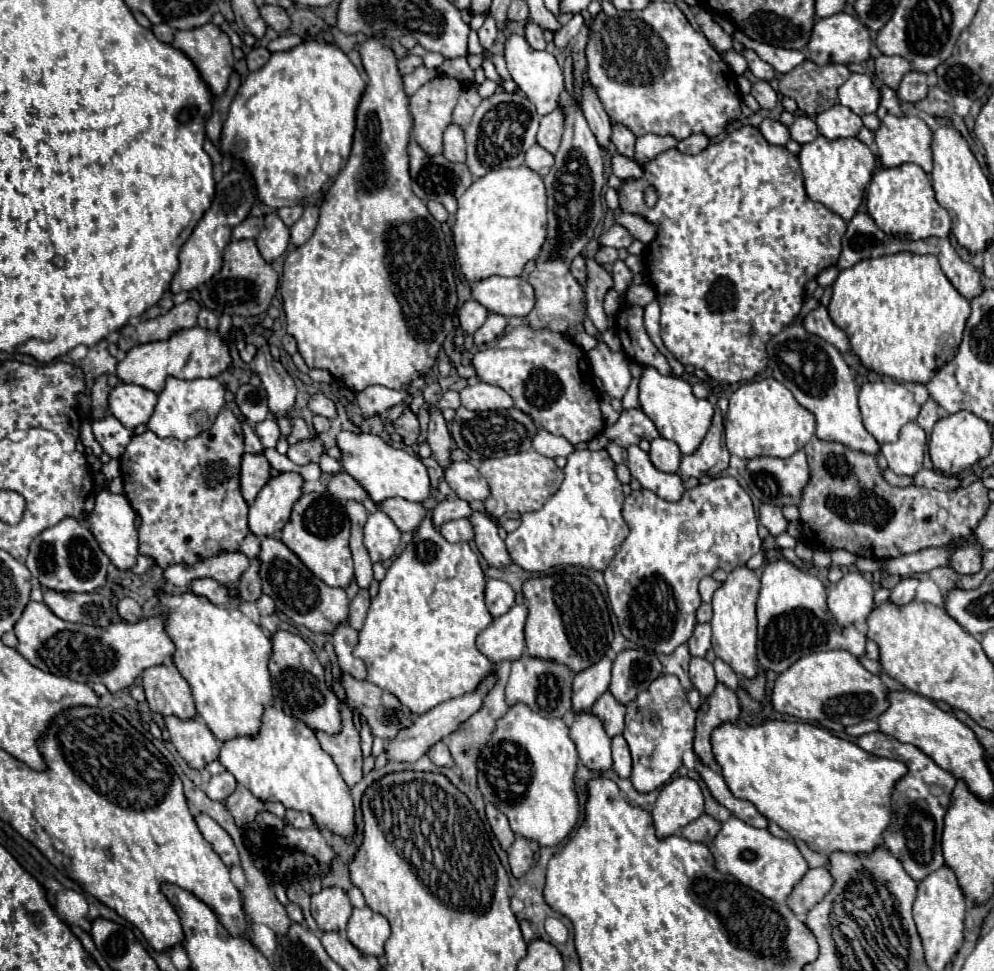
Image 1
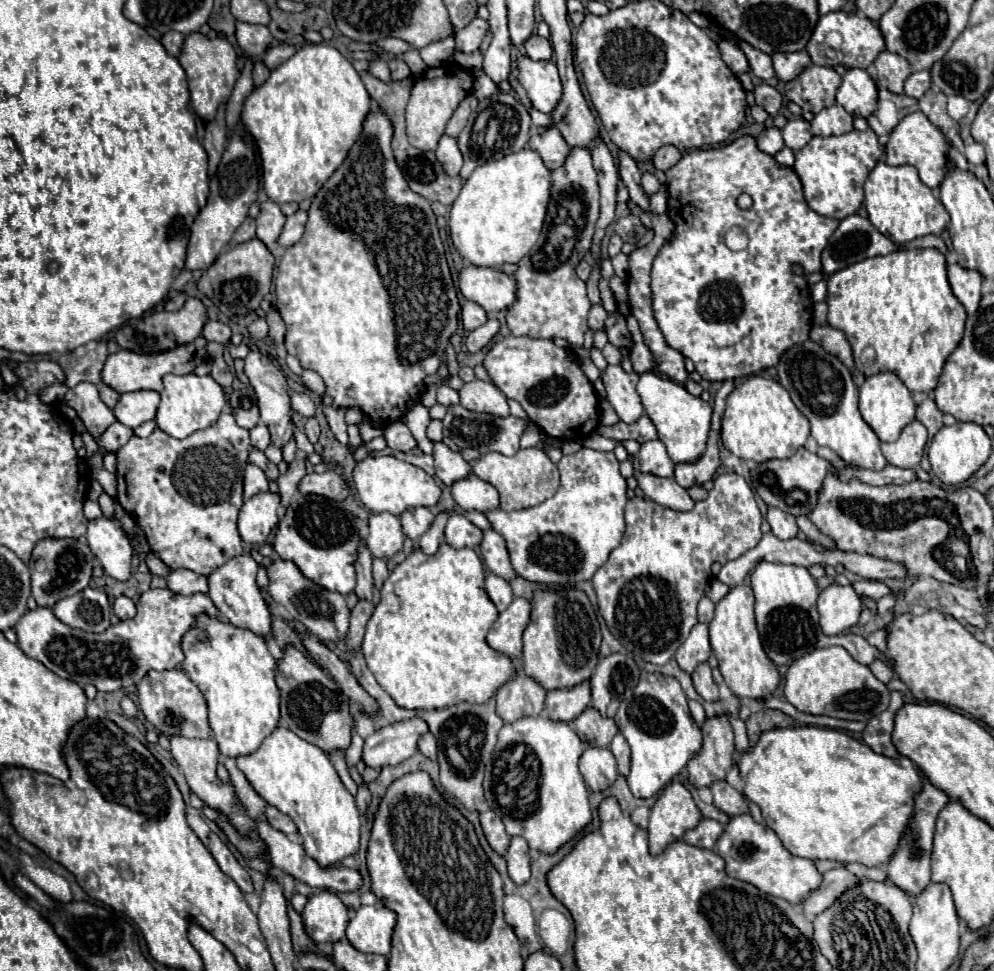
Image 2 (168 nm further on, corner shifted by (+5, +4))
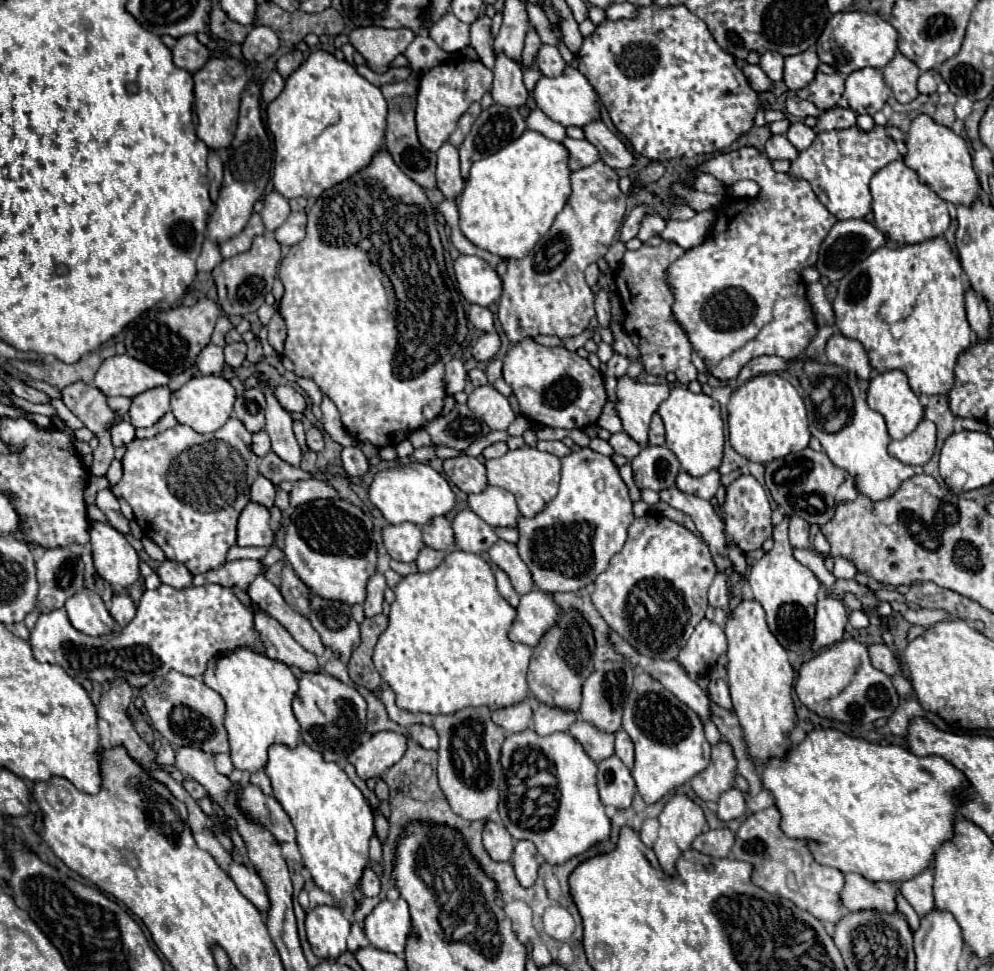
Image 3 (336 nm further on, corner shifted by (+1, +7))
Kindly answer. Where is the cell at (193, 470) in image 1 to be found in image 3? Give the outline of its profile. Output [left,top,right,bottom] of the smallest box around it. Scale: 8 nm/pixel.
[112,417,258,575]

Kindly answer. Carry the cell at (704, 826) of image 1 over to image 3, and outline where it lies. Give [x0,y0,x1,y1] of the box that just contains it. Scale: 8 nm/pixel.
[692,829,734,859]

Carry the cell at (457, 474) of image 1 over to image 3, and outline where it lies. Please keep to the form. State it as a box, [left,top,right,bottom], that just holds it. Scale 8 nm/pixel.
[468,485,520,527]

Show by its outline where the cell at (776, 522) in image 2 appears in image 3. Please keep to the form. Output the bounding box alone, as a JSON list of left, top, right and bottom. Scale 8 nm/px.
[790,517,812,549]

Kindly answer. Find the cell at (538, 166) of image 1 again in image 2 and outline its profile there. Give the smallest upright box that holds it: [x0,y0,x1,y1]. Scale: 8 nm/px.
[528,128,570,170]

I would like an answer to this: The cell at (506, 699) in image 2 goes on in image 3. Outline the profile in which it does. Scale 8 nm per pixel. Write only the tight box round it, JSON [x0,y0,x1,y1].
[492,701,532,733]

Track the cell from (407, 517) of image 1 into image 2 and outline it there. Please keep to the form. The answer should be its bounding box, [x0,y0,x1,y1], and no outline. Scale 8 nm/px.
[398,508,434,540]

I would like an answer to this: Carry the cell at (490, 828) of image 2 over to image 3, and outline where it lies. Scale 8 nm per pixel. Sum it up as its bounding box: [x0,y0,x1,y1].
[482,821,514,861]

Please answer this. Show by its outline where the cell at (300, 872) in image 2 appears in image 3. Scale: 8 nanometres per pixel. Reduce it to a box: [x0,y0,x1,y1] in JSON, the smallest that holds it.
[360,869,380,897]

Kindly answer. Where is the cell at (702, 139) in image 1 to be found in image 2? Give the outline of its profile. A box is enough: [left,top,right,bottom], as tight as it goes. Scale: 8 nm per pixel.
[652,144,684,170]

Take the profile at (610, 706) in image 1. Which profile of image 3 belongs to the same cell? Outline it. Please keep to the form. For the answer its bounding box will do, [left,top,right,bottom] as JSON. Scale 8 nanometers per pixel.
[568,721,614,763]

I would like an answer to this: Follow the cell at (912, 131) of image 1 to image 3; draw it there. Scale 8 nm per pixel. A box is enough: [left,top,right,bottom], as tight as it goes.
[904,115,978,207]

